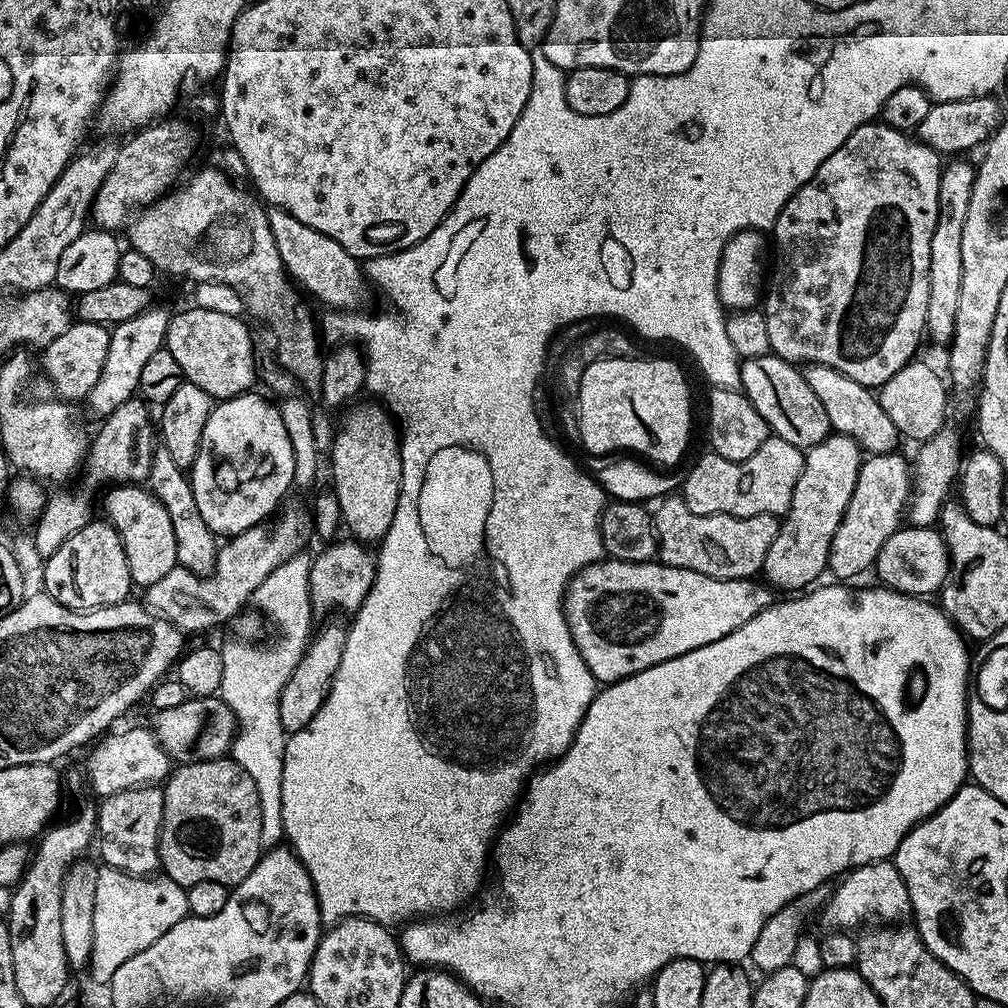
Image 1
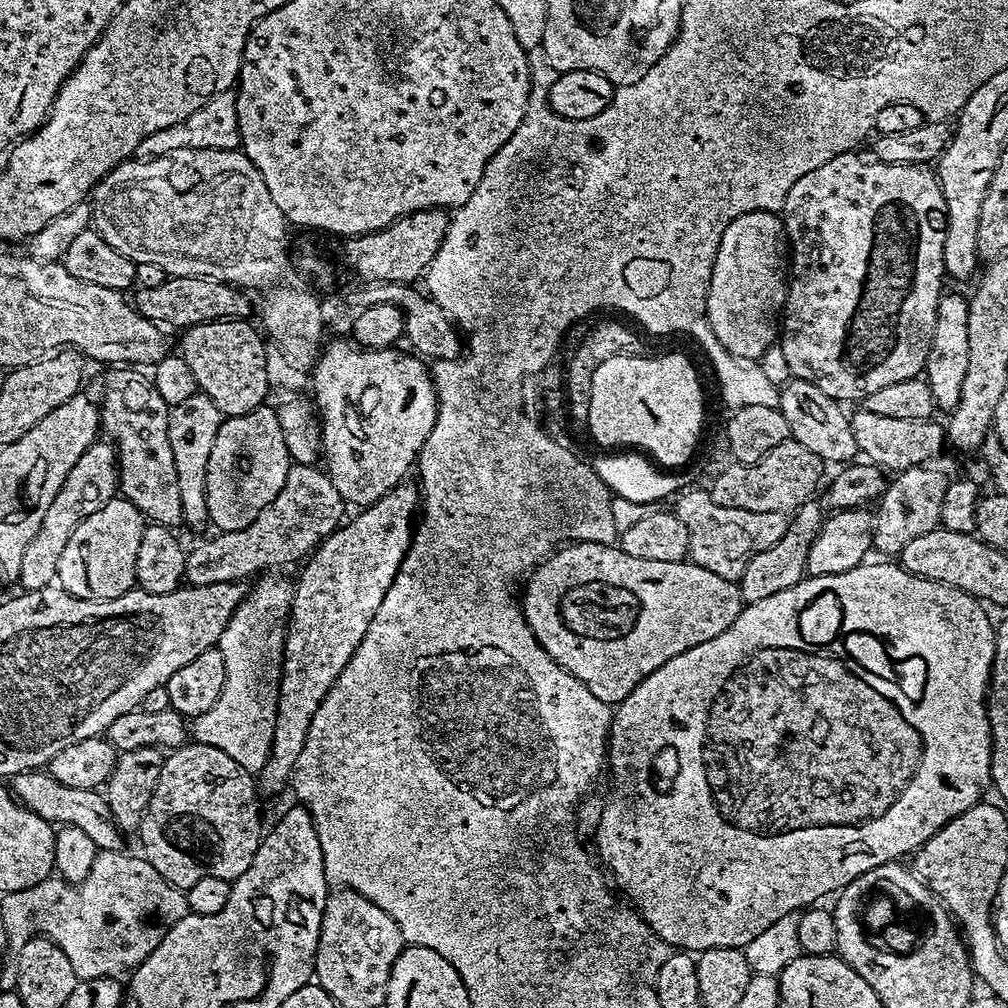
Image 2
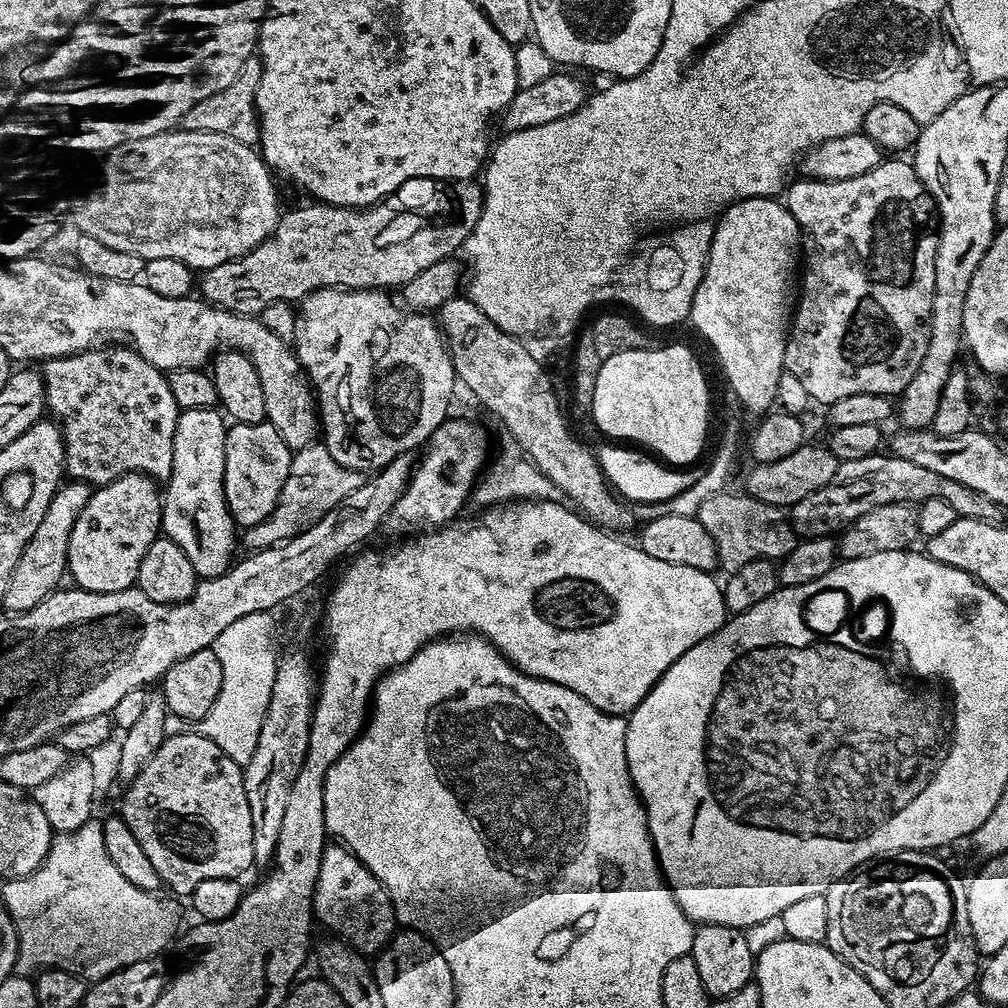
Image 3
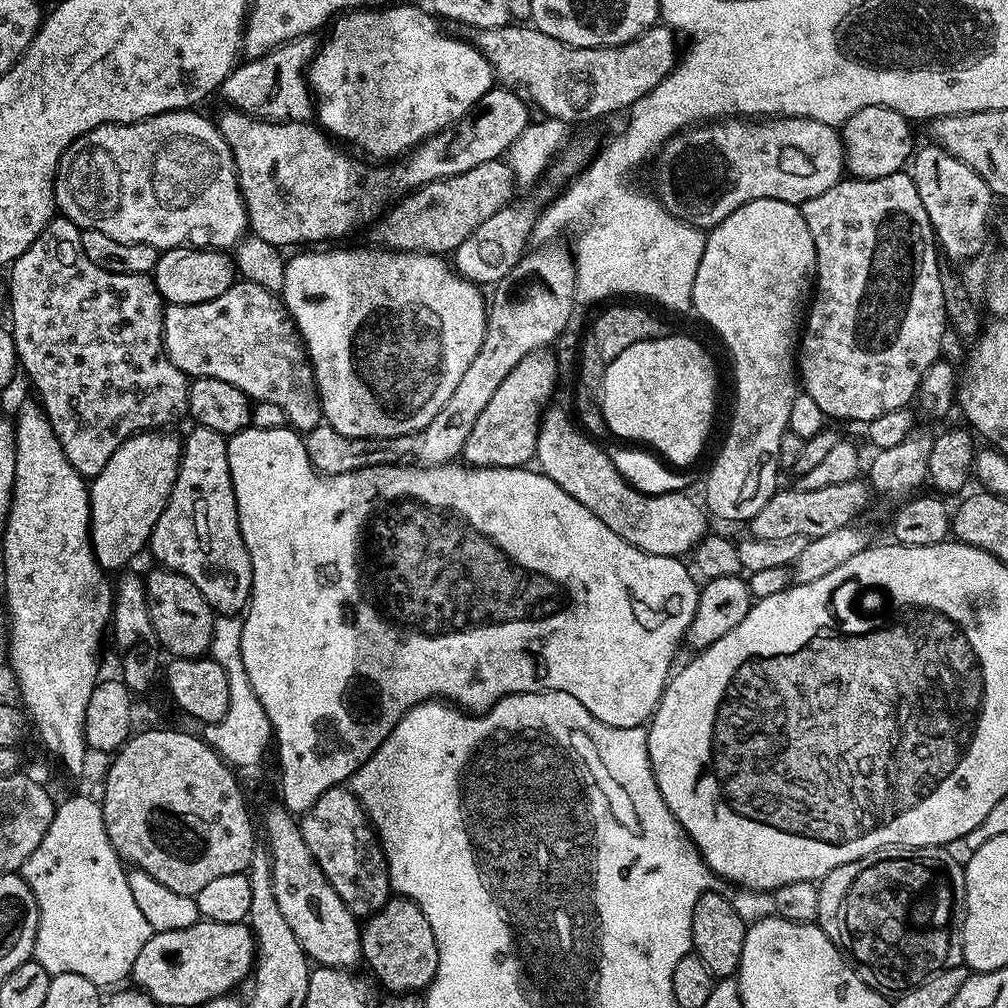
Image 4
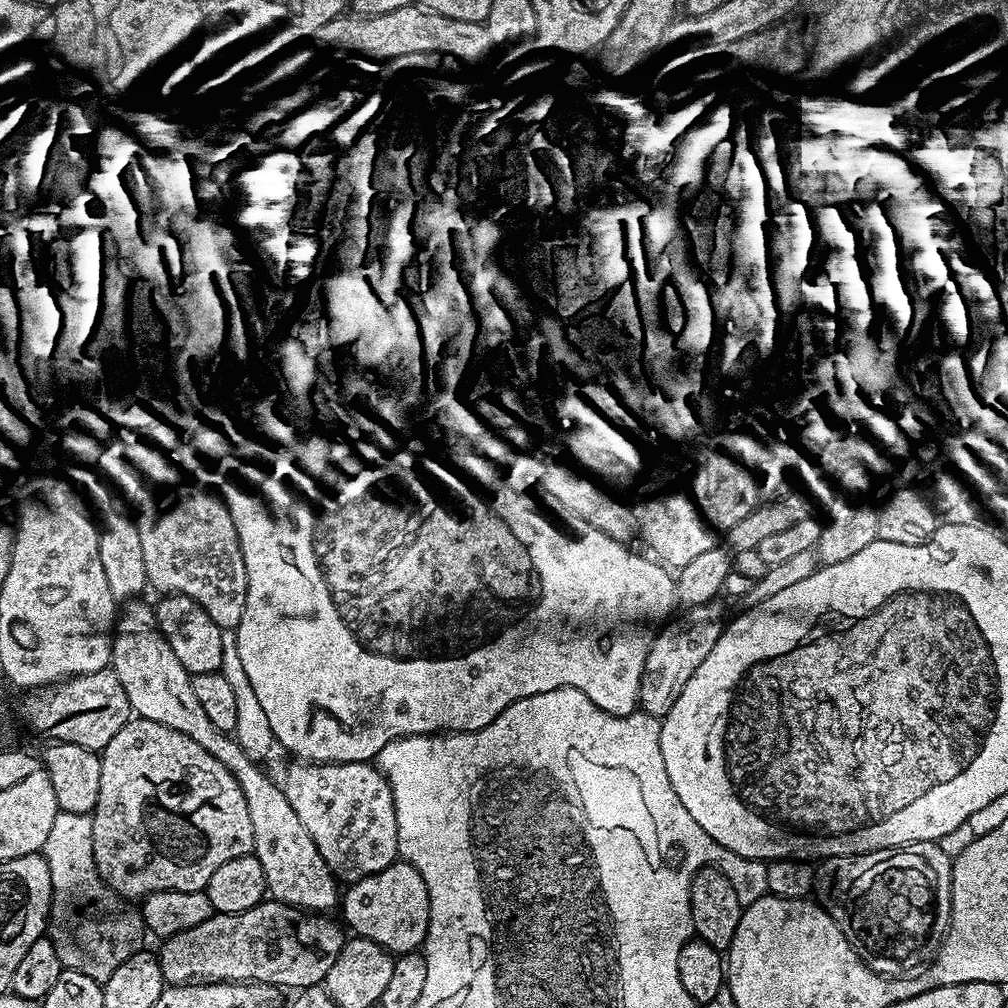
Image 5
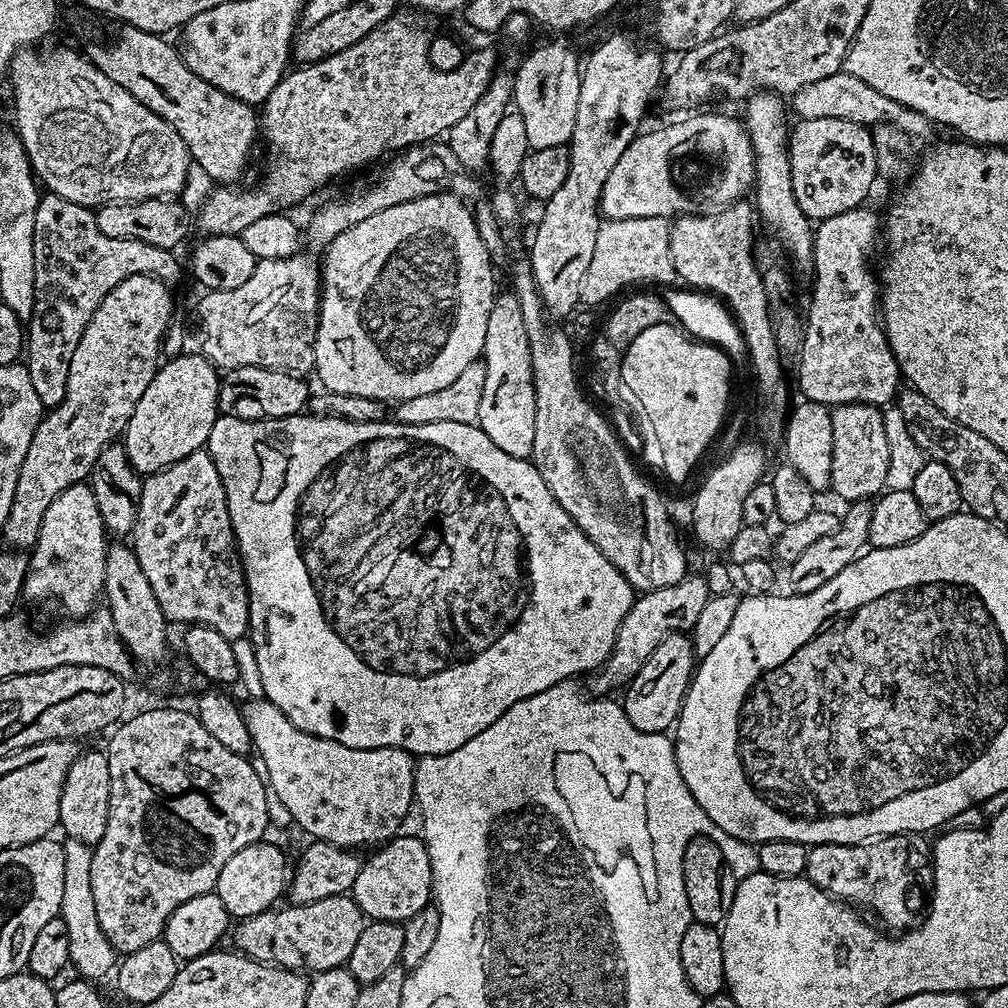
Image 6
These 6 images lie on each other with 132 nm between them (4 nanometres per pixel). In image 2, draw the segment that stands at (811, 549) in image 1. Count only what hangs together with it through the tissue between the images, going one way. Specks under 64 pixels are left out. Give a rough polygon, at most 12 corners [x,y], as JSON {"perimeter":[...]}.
{"perimeter":[[811,499],[786,534],[754,554],[738,587],[762,602],[805,579],[806,558],[826,519]]}

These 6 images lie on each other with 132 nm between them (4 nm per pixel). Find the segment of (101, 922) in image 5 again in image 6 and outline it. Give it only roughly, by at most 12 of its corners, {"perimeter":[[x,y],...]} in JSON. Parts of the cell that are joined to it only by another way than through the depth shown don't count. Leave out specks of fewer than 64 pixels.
{"perimeter":[[65,839],[59,919],[70,933],[70,964],[84,978],[113,971],[90,890],[92,848]]}

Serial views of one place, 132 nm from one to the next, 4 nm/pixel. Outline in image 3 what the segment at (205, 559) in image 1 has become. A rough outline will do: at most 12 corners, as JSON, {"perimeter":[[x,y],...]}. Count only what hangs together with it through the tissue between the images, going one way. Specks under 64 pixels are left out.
{"perimeter":[[124,346],[41,365],[73,481],[172,473],[182,410]]}

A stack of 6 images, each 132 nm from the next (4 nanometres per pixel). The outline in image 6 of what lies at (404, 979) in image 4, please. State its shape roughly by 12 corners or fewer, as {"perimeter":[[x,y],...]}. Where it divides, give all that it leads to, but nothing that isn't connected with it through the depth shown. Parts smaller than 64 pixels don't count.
{"perimeter":[[397,834],[361,863],[350,895],[403,924],[433,899],[428,847]]}

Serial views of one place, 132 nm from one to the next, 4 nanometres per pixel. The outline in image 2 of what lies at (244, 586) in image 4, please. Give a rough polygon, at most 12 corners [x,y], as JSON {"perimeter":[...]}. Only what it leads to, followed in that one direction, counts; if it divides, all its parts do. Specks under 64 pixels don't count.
{"perimeter":[[203,394],[171,405],[183,523],[208,520],[206,470],[222,414]]}

